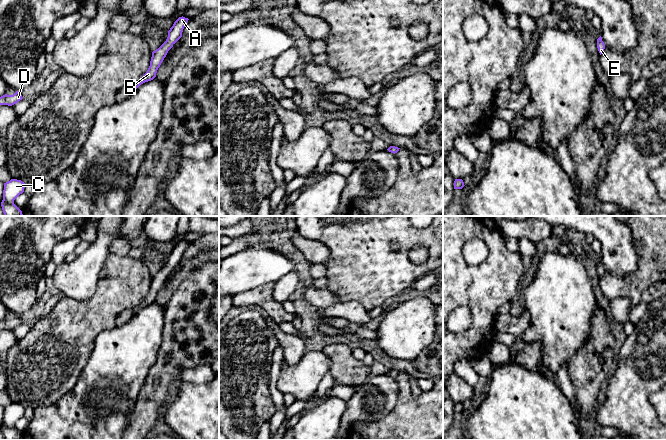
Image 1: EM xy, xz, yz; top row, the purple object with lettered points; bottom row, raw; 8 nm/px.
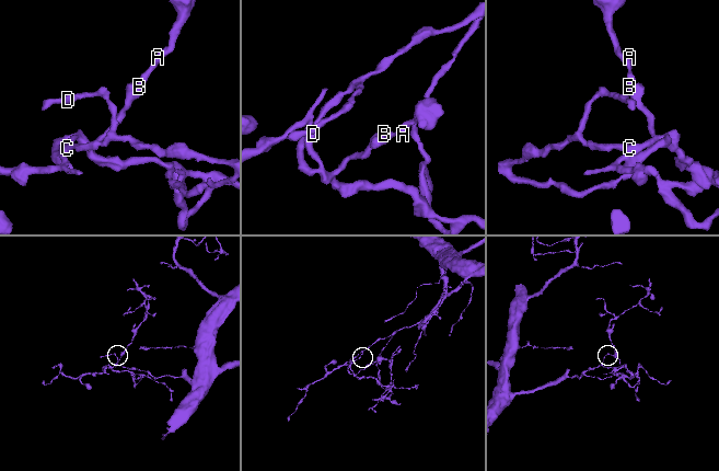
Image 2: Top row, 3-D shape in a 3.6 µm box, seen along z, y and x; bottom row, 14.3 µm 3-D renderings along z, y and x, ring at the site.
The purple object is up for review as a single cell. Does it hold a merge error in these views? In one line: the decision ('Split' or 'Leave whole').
Leave whole

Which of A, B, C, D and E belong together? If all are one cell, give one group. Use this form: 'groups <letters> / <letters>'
groups A B C D E

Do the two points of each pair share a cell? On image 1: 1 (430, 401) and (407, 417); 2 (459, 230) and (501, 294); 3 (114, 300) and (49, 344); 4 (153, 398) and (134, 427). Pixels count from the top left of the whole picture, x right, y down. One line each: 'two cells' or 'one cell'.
1: one cell
2: one cell
3: one cell
4: one cell

